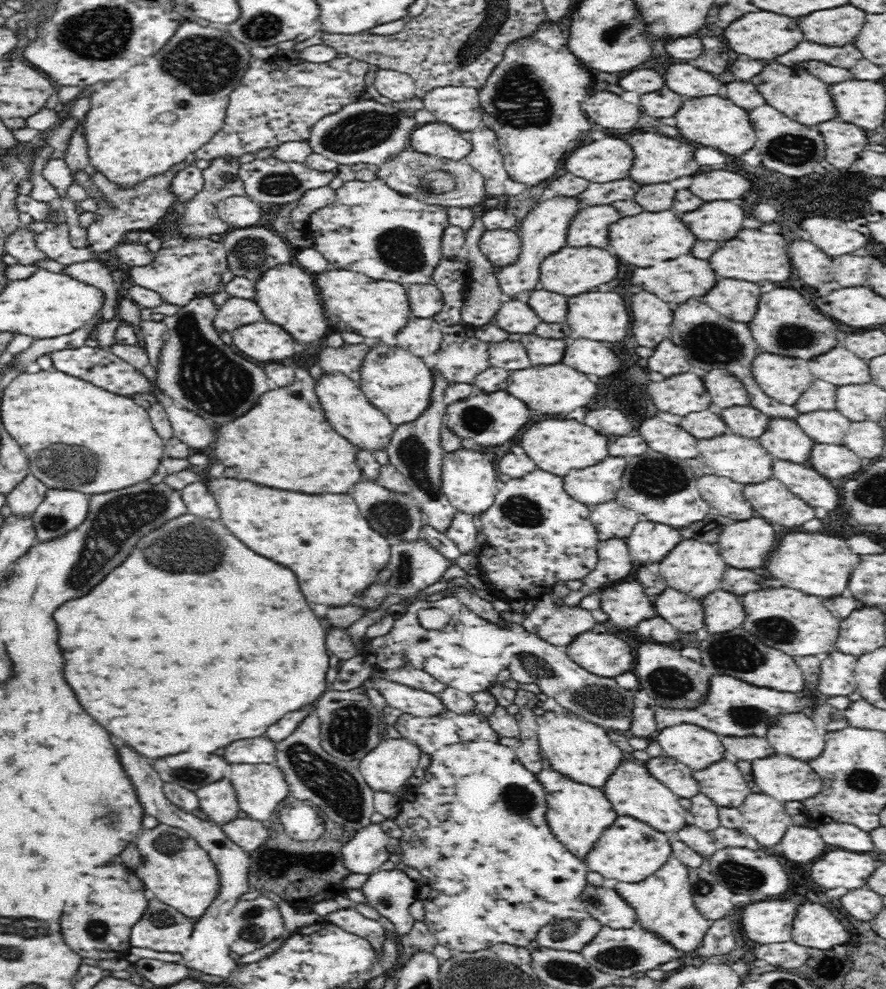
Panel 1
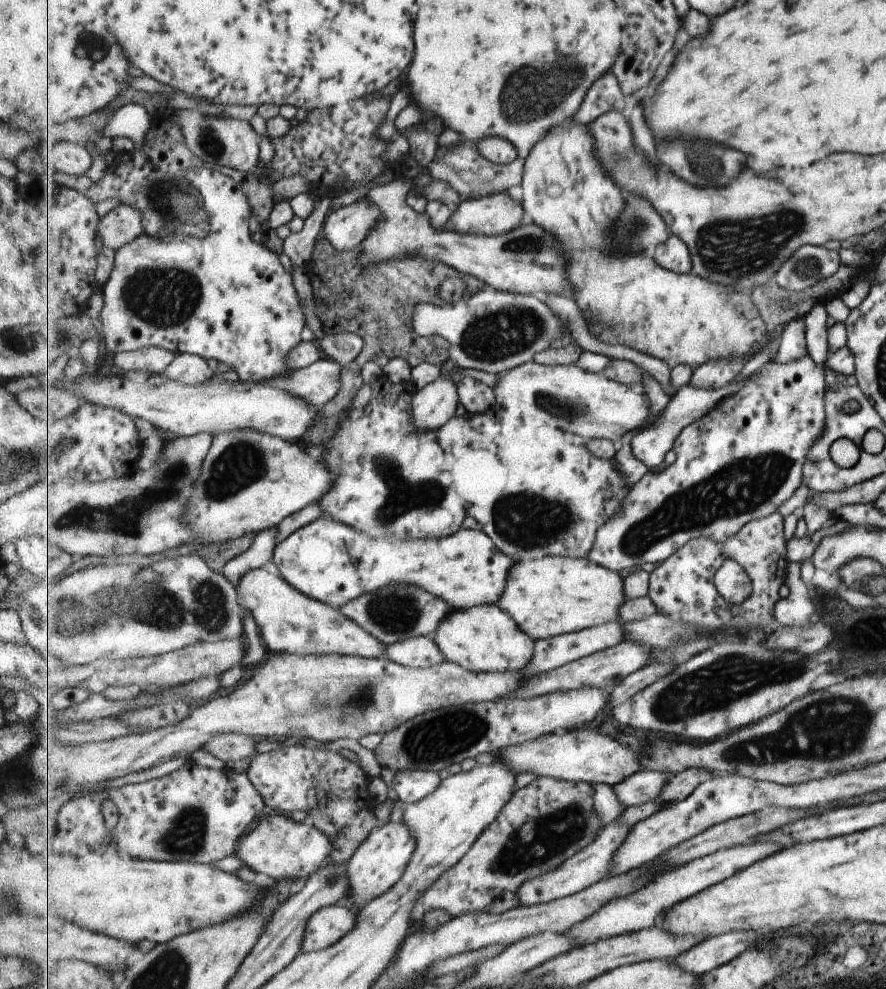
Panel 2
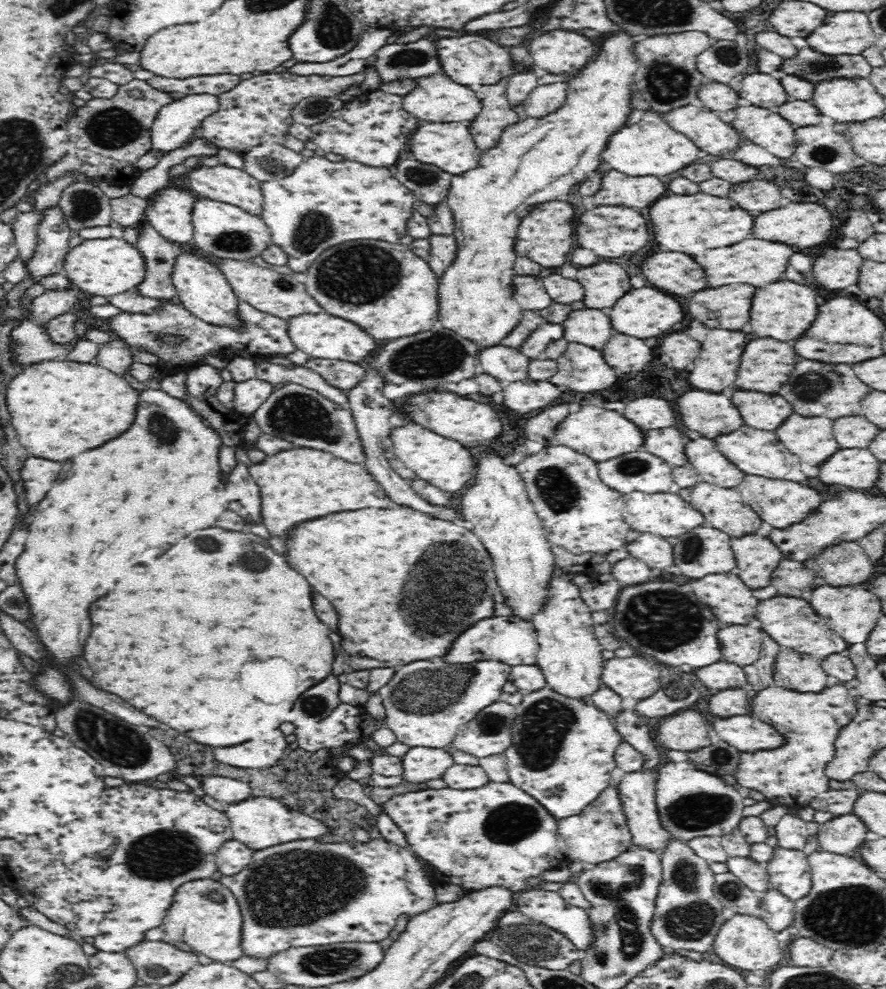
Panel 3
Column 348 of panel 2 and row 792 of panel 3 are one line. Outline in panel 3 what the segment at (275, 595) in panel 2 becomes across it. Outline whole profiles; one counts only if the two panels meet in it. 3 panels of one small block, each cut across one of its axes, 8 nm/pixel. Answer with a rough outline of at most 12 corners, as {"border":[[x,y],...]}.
{"border":[[629,772],[616,789],[632,843],[660,851],[655,772]]}

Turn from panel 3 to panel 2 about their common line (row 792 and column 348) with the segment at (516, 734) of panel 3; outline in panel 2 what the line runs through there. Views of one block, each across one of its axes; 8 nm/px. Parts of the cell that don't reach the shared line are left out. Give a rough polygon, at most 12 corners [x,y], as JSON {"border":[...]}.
{"border":[[331,517],[272,559],[341,608],[419,585],[454,609],[497,605],[514,558],[480,530],[373,538]]}

